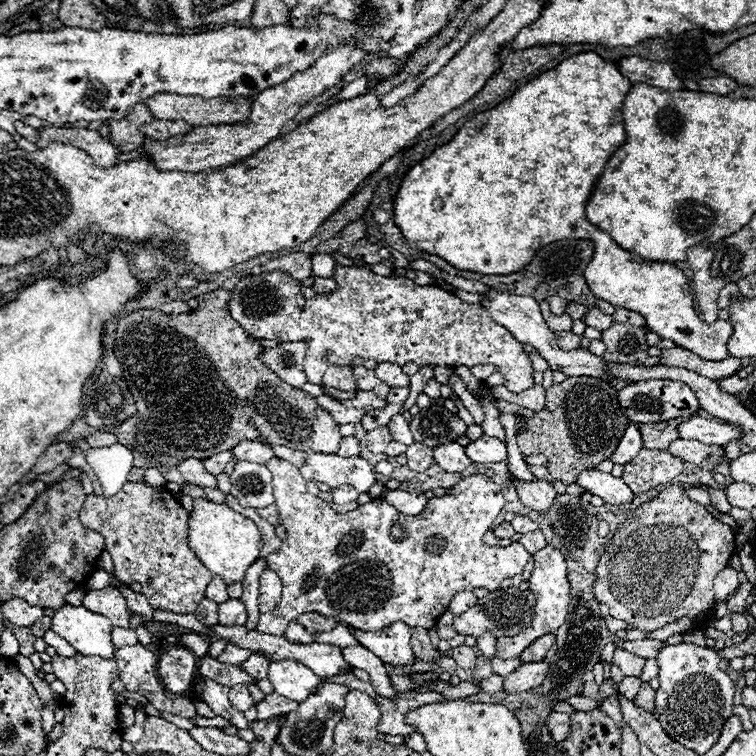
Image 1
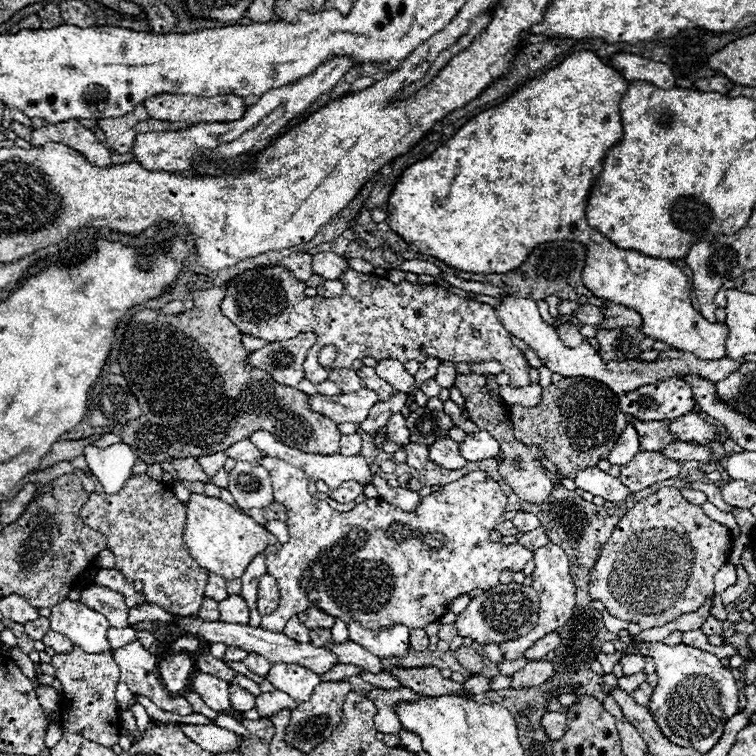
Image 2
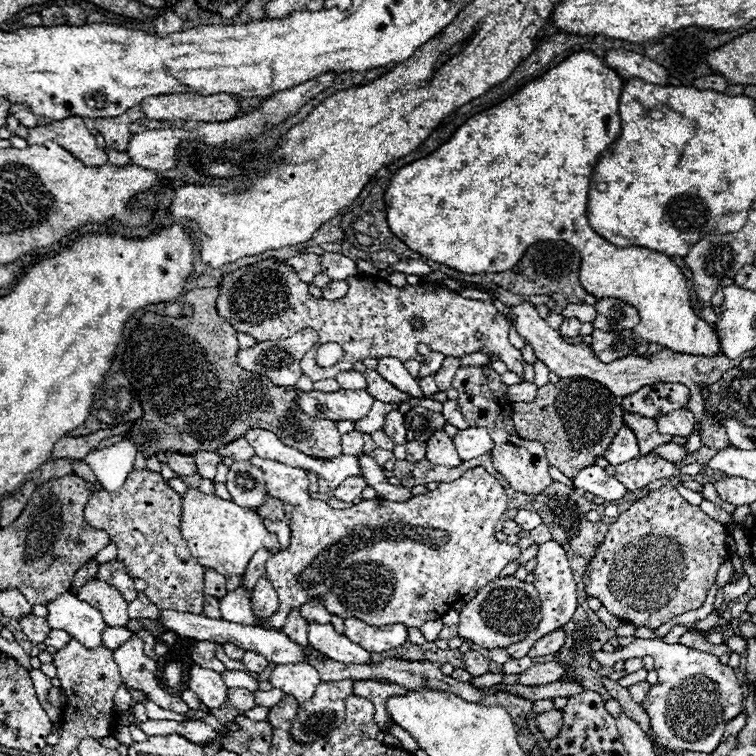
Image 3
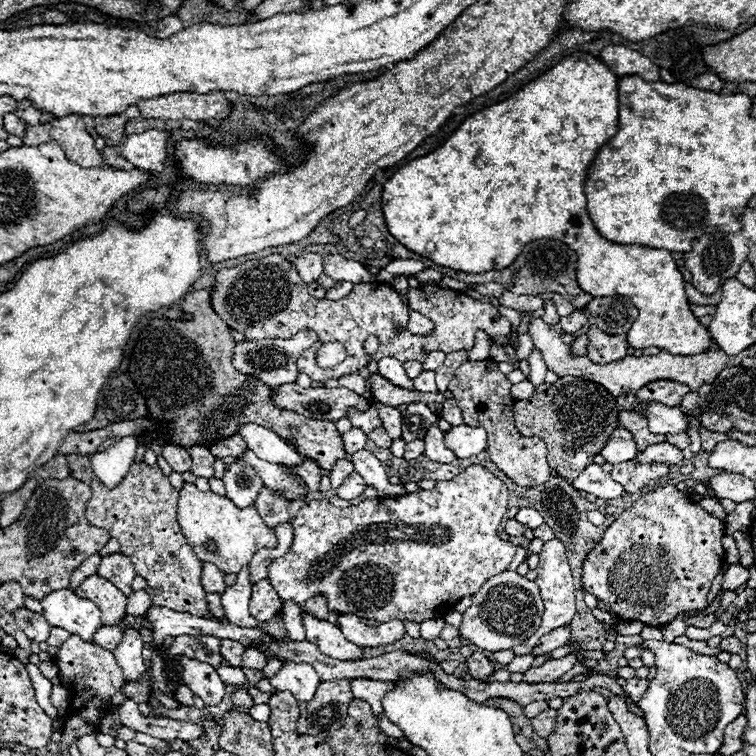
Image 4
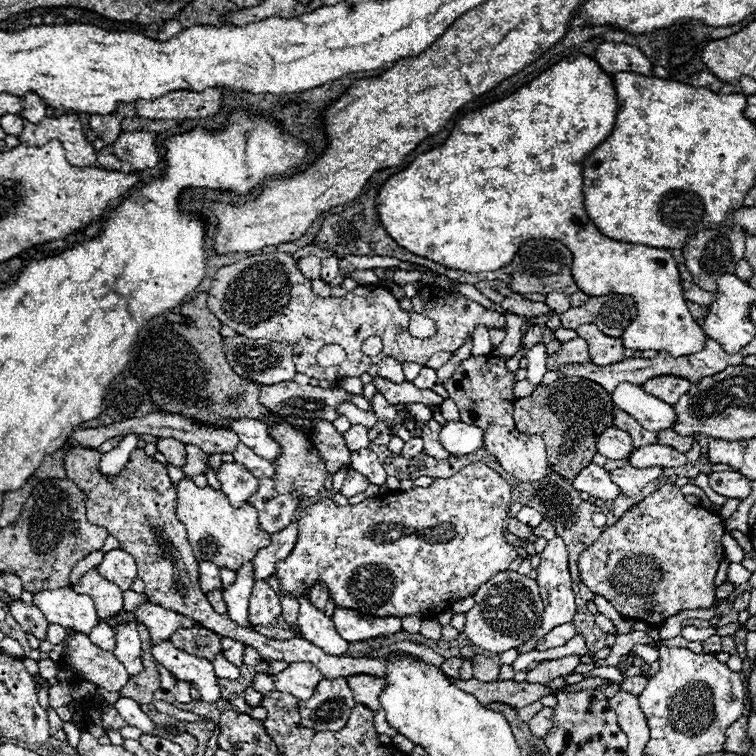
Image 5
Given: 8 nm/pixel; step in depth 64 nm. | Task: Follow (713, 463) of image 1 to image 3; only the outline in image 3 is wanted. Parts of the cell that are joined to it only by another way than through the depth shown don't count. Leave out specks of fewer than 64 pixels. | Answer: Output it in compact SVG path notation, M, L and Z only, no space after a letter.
M670 442L670 444L662 444L660 448L656 448L654 450L658 456L662 456L662 458L666 458L666 460L670 460L670 462L682 462L686 456L688 456L688 450L684 448L684 446L680 446L680 444L674 444L674 442Z

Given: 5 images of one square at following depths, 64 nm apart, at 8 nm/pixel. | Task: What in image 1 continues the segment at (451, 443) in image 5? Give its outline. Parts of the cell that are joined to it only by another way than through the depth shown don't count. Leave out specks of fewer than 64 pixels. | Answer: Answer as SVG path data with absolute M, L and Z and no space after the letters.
M482 436L476 442L466 446L466 456L476 464L490 464L490 462L506 462L506 444L492 436Z

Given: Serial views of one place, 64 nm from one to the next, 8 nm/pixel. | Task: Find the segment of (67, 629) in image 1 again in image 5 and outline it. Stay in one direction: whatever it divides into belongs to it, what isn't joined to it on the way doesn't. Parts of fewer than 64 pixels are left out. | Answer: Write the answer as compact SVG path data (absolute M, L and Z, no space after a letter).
M72 588L38 592L34 594L34 604L50 624L60 624L86 636L96 624L100 624L96 606L90 596L76 594Z

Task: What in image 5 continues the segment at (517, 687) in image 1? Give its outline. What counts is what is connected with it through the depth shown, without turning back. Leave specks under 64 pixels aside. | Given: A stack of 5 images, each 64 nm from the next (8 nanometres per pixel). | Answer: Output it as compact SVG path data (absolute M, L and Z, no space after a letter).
M576 654L558 658L558 660L544 660L534 670L528 672L526 680L528 682L540 682L540 684L544 684L544 682L550 682L554 678L560 678L560 676L570 674L580 662L582 662L582 658L576 656Z

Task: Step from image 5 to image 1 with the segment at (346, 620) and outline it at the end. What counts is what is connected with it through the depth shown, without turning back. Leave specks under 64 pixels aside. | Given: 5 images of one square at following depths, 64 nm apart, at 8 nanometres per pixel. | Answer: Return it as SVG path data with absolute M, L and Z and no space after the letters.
M394 622L388 628L376 632L354 630L354 636L364 648L374 652L384 664L406 666L414 664L416 660L410 644L410 626L406 626L404 622Z

